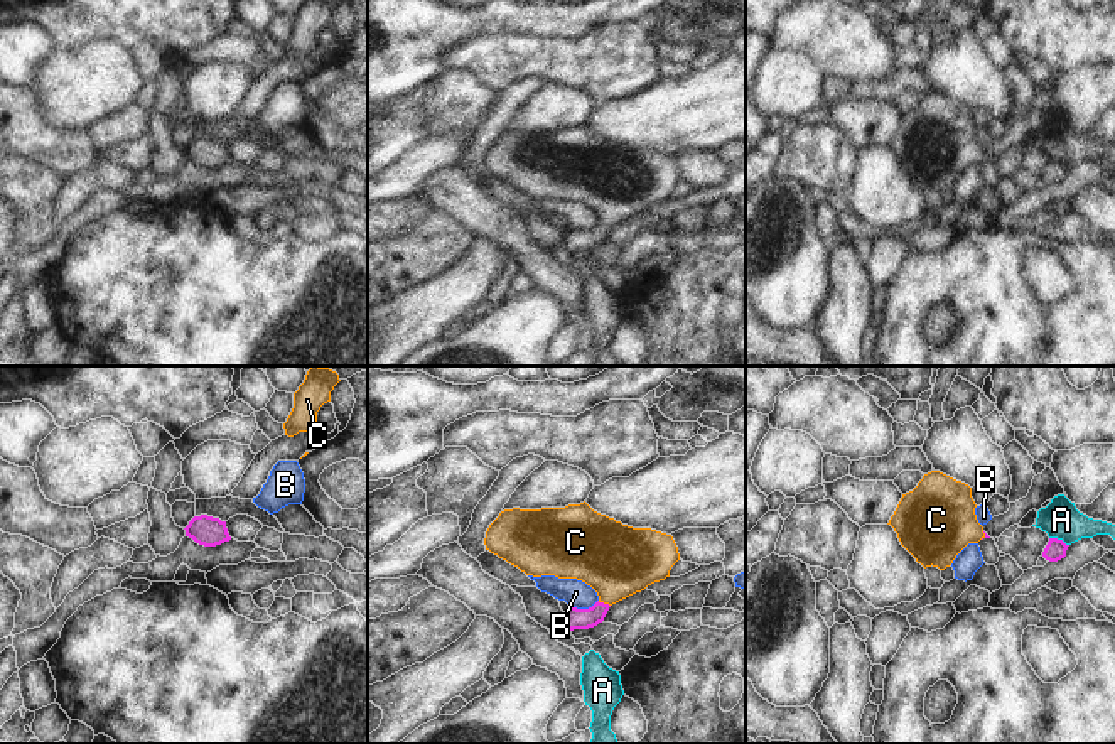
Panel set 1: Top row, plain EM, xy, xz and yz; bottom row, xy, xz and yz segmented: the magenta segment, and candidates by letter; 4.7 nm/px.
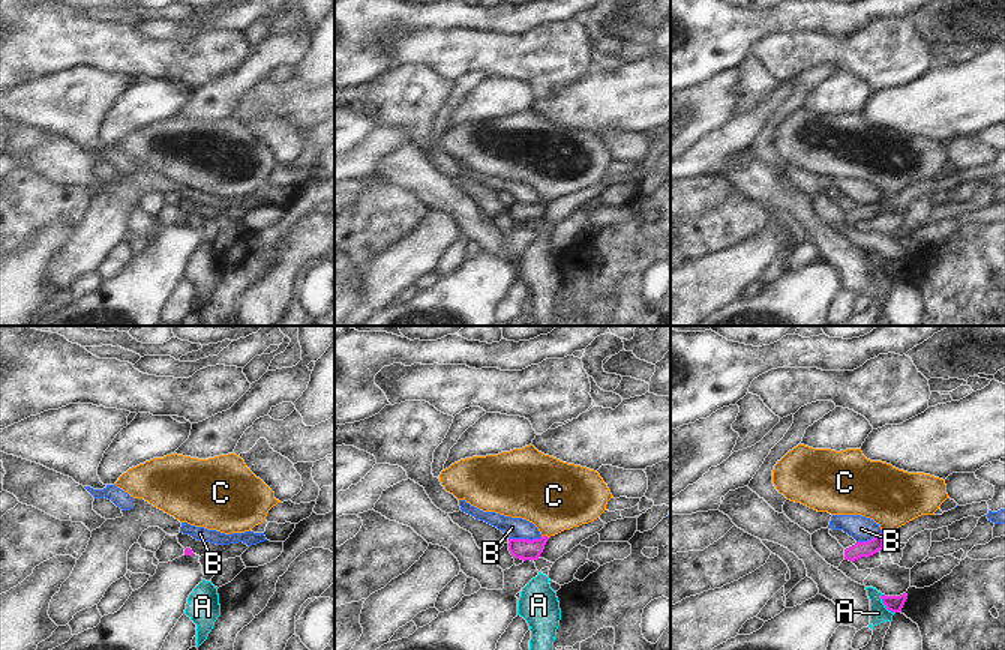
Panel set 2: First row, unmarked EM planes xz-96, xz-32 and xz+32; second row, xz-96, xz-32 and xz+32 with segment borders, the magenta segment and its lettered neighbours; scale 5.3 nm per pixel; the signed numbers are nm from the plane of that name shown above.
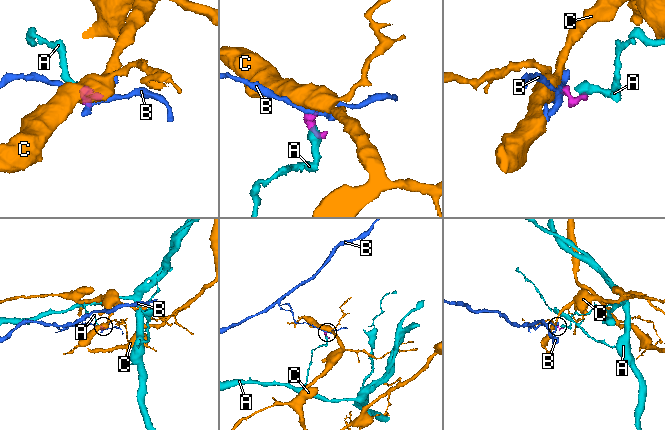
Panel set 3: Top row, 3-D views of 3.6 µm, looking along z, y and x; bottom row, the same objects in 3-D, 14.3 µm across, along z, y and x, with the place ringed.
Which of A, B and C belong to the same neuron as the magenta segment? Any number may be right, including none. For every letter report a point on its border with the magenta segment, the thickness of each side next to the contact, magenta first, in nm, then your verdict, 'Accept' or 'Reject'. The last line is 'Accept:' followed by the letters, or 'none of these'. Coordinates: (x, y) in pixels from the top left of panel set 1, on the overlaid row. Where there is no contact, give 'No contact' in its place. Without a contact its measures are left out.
A: Touches magenta at yz (1060, 540). Thickness 100 nm (magenta) against 180 nm. Reject
B: Touches magenta at xz (582, 609). Thickness 100 nm (magenta) against 130 nm. Reject
C: Touches magenta at xz (603, 603). Thickness 100 nm (magenta) against 360 nm. Accept
Accept: C.

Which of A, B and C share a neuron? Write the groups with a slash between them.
A / B / C

